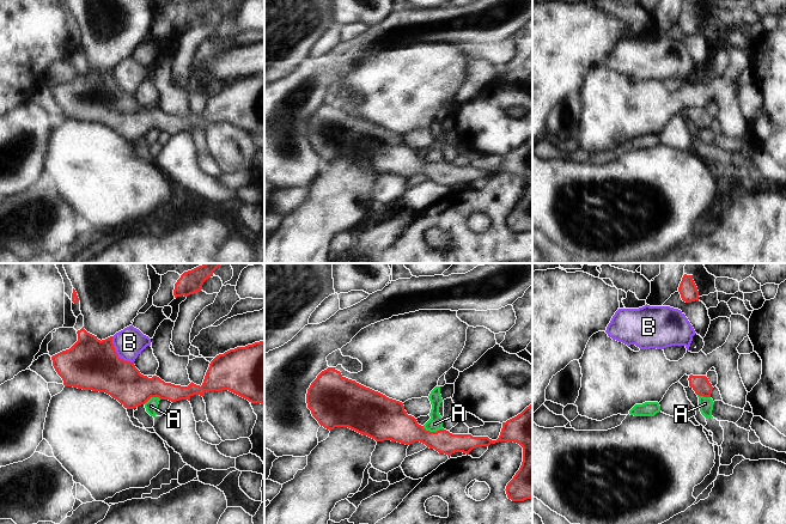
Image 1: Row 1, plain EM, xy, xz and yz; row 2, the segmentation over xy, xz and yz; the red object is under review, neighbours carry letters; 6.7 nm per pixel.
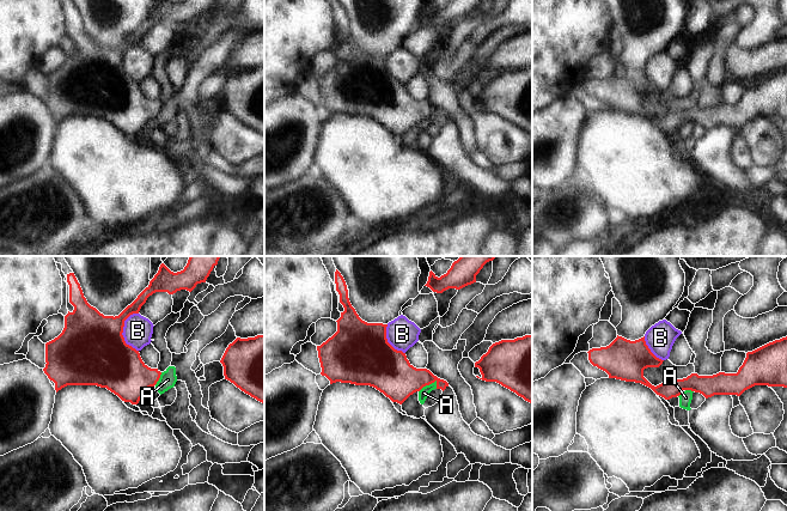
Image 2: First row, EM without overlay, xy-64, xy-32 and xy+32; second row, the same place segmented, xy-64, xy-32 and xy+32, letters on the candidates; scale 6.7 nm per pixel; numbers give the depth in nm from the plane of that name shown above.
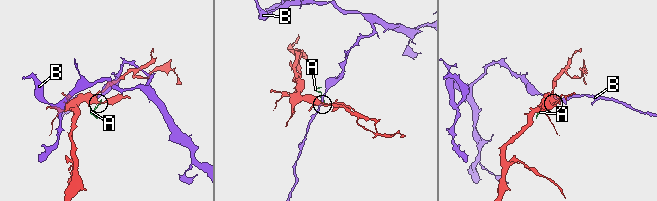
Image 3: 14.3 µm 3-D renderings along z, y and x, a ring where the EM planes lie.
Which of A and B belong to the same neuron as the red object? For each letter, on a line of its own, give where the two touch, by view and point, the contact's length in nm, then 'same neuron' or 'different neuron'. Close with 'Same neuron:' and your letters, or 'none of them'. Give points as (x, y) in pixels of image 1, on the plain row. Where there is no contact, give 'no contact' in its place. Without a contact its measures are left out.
A: xz (433, 164) | 140 nm | different neuron
B: xy (116, 85) | 240 nm | different neuron
Same neuron: none of them

